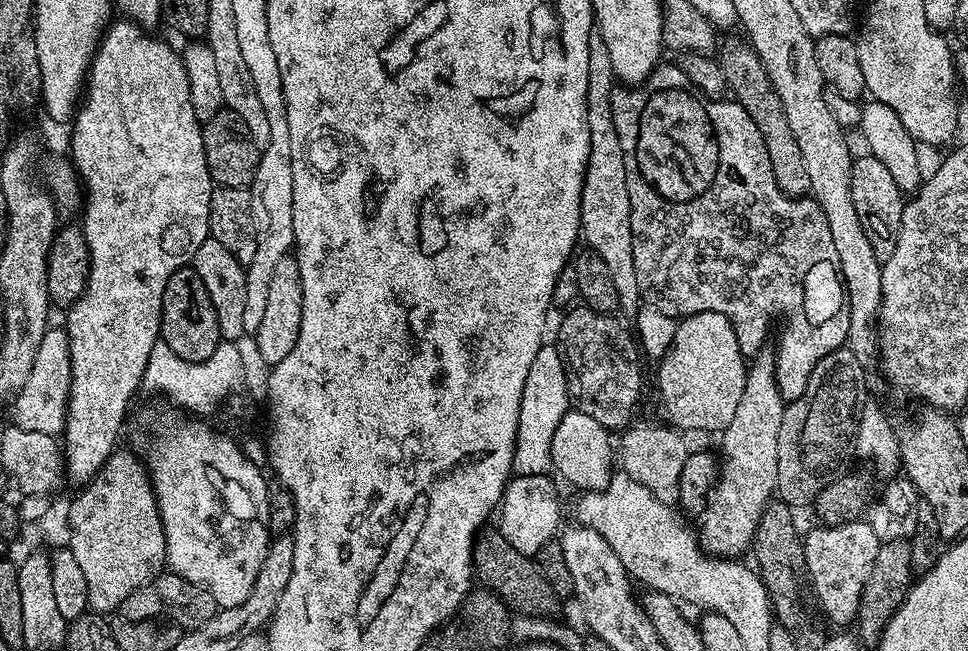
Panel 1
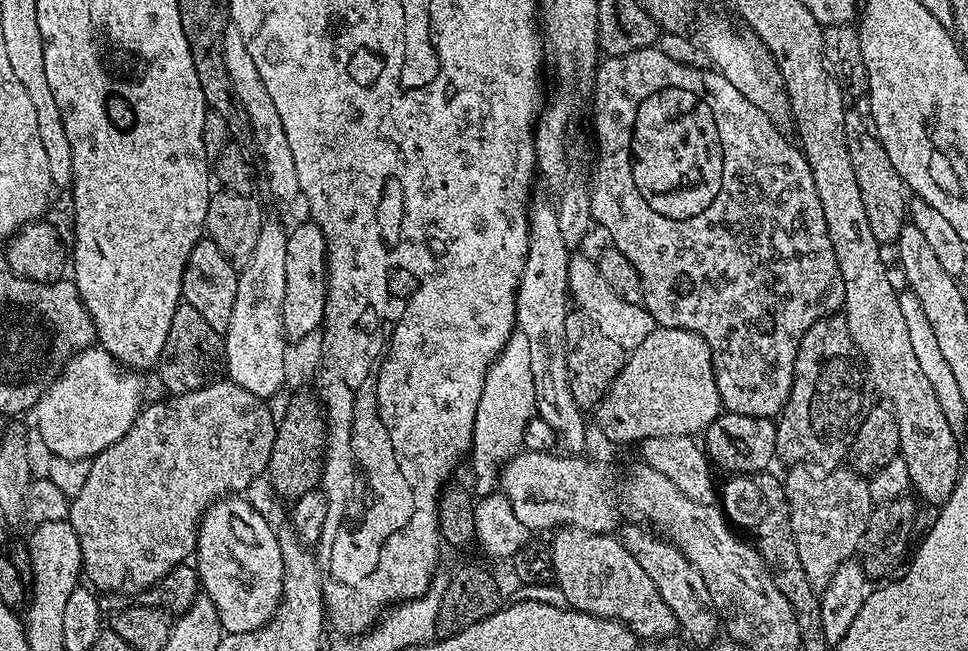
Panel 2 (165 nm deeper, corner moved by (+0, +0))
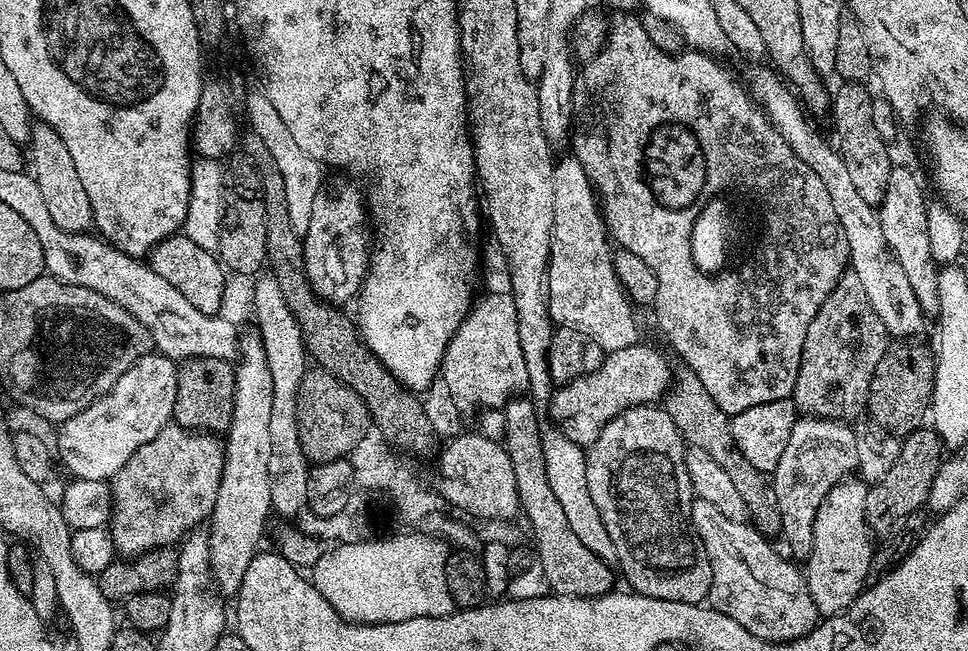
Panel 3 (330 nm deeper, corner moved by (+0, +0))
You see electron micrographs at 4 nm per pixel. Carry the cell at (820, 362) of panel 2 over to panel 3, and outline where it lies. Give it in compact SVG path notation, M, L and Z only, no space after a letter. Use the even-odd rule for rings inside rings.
M845 270L826 302L822 302L818 314L814 314L810 330L806 330L802 362L790 397L796 403L797 413L845 422L863 417L868 407L870 378L874 378L874 370L888 347L890 337L886 326L882 326L882 318L870 306L858 274Z

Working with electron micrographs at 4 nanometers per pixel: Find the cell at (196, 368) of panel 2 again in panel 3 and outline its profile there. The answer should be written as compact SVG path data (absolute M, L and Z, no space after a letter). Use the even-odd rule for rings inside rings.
M181 360L177 372L177 400L172 415L175 423L194 432L227 433L234 414L235 367L227 360Z

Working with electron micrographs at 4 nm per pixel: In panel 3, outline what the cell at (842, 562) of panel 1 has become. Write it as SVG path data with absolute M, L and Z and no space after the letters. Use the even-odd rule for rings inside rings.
M801 415L794 430L790 430L786 450L782 450L782 458L778 458L778 466L770 473L770 479L778 498L778 510L782 514L779 535L784 536L788 543L787 551L797 561L807 561L812 549L814 518L818 514L818 506L822 506L826 494L830 494L834 485L841 484L856 472L857 462L858 442L856 429L851 423Z

